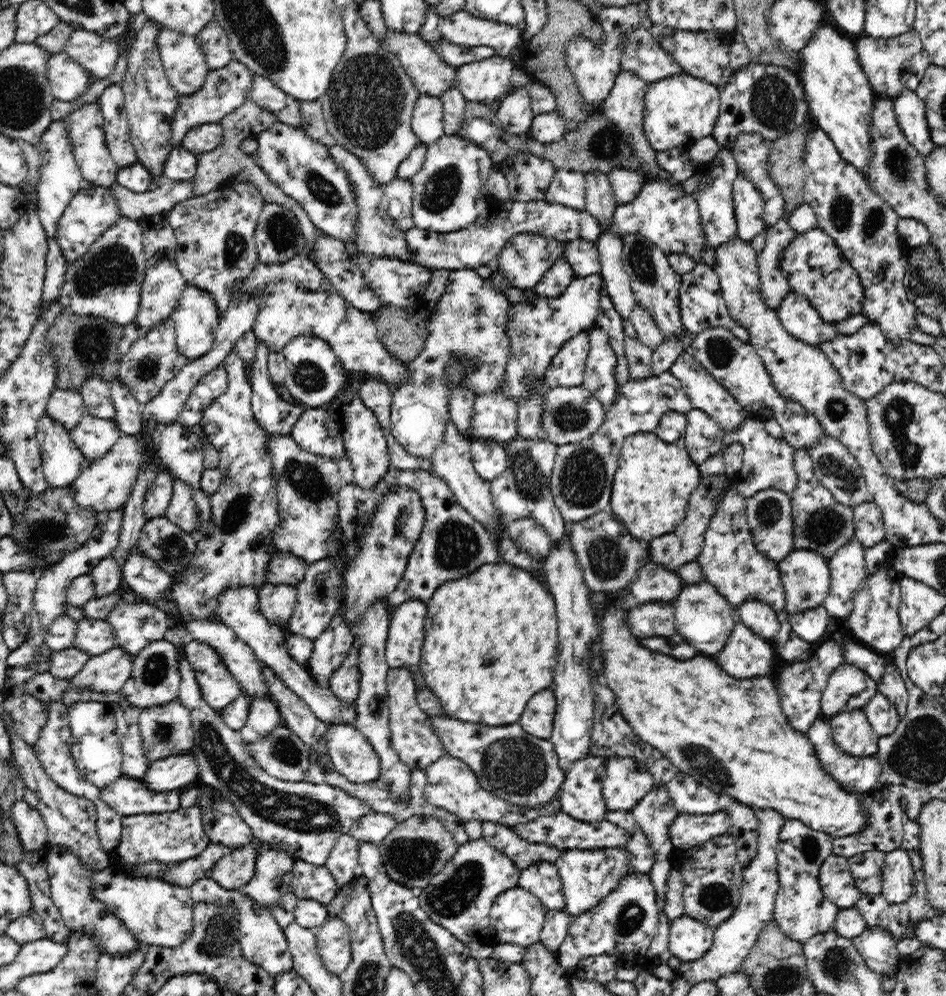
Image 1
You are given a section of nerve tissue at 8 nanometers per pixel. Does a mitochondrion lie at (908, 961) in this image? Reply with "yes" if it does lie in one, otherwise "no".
no

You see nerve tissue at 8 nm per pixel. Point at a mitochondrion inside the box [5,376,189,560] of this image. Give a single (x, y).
(46, 527)

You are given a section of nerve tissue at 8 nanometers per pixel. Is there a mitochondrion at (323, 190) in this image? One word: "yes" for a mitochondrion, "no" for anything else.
yes

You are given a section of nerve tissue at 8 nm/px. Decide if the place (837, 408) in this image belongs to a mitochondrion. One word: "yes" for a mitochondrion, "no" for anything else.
yes

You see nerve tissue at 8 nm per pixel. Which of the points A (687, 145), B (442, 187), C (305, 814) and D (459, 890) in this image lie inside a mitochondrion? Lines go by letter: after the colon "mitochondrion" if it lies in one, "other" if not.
A: other
B: mitochondrion
C: mitochondrion
D: mitochondrion

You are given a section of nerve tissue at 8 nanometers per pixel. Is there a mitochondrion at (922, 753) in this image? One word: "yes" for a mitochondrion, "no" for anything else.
yes

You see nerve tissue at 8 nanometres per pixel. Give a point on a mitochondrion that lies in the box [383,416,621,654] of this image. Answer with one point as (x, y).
(583, 479)

